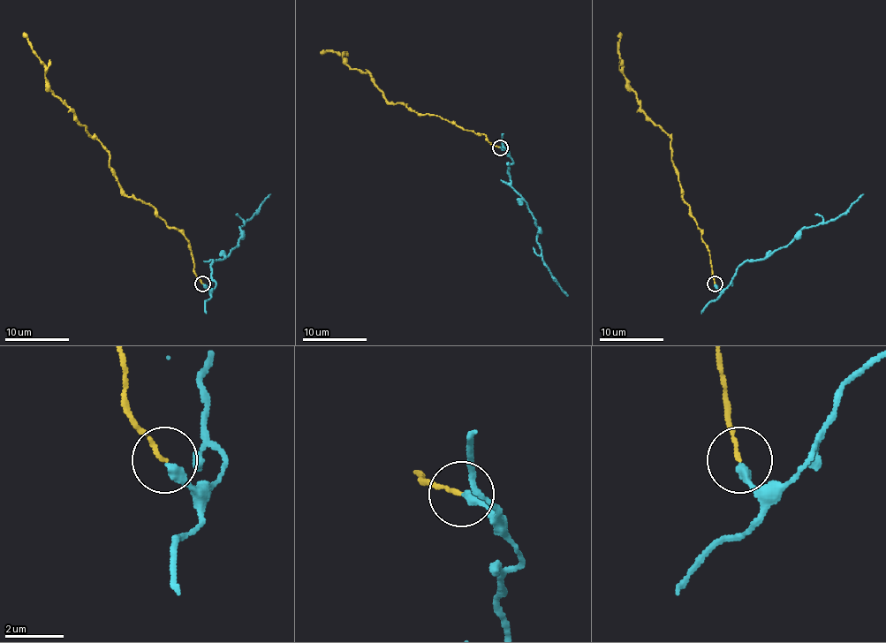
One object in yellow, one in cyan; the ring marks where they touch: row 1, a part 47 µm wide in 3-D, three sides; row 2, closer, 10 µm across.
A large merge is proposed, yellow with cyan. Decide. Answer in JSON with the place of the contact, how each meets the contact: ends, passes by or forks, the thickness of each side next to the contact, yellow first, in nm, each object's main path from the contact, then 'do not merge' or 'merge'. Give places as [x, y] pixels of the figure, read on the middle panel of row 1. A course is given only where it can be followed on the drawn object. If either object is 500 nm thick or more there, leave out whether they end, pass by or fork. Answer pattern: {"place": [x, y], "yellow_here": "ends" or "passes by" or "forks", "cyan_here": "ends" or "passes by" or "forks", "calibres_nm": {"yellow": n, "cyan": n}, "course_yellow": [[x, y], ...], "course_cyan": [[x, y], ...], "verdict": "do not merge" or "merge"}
{"place": [500, 147], "yellow_here": "ends", "cyan_here": "ends", "calibres_nm": {"yellow": 130, "cyan": 320}, "course_yellow": [[499, 147], [487, 136], [448, 120], [393, 104], [367, 72], [352, 69], [338, 53], [321, 53]], "course_cyan": [[499, 147], [512, 159], [508, 172], [511, 186], [533, 217], [544, 265], [567, 296]], "verdict": "do not merge"}

